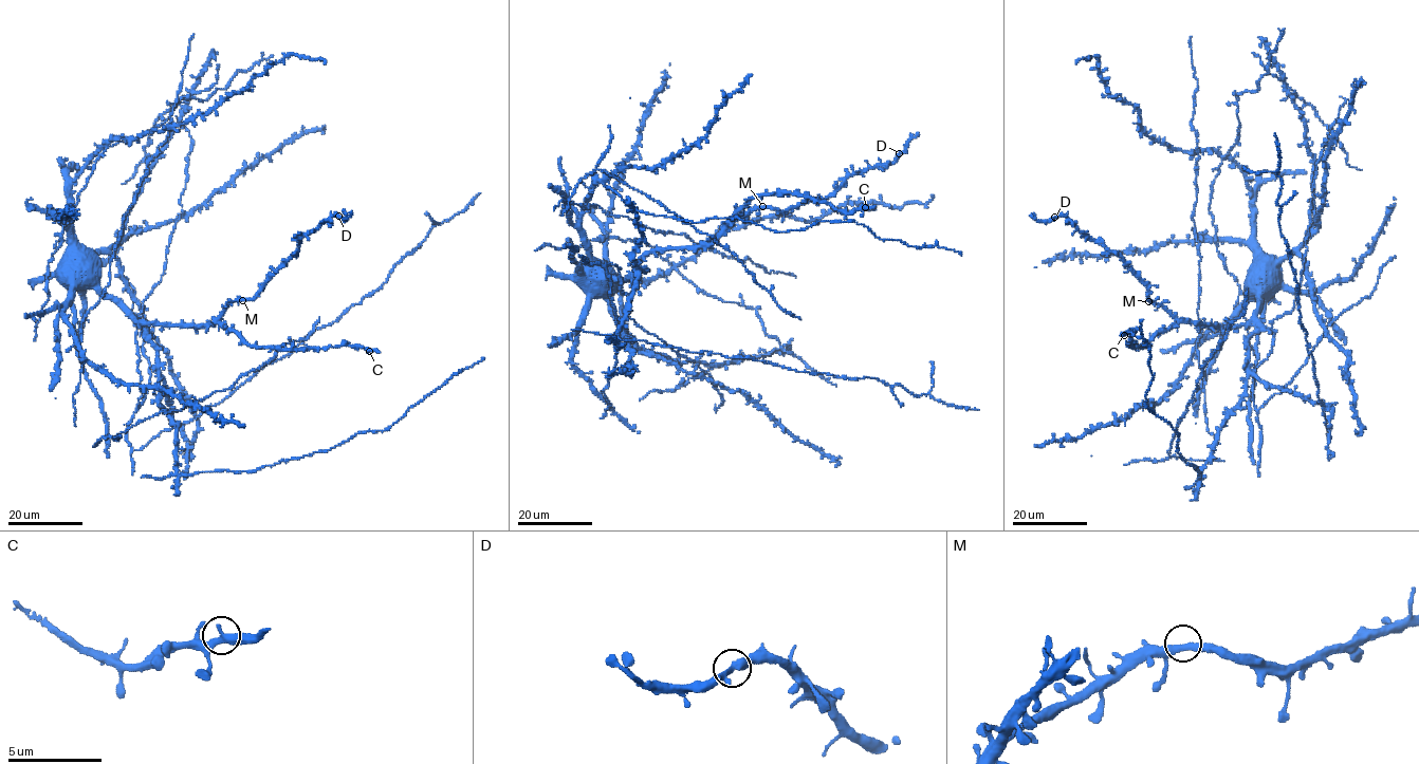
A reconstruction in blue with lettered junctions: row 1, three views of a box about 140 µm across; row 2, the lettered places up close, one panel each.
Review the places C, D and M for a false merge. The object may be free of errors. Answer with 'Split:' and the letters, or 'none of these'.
Split: none of these

